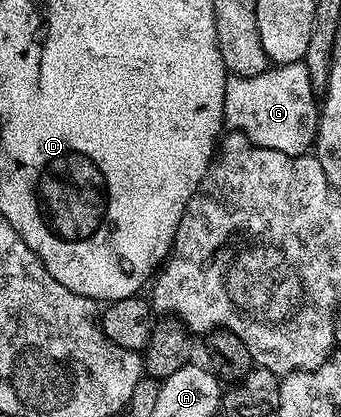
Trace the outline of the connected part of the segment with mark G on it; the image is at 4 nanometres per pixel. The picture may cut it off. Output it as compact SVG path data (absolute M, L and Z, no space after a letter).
M303 61L270 67L254 77L230 76L223 99L225 125L259 147L299 157L314 148L317 139L319 97Z

